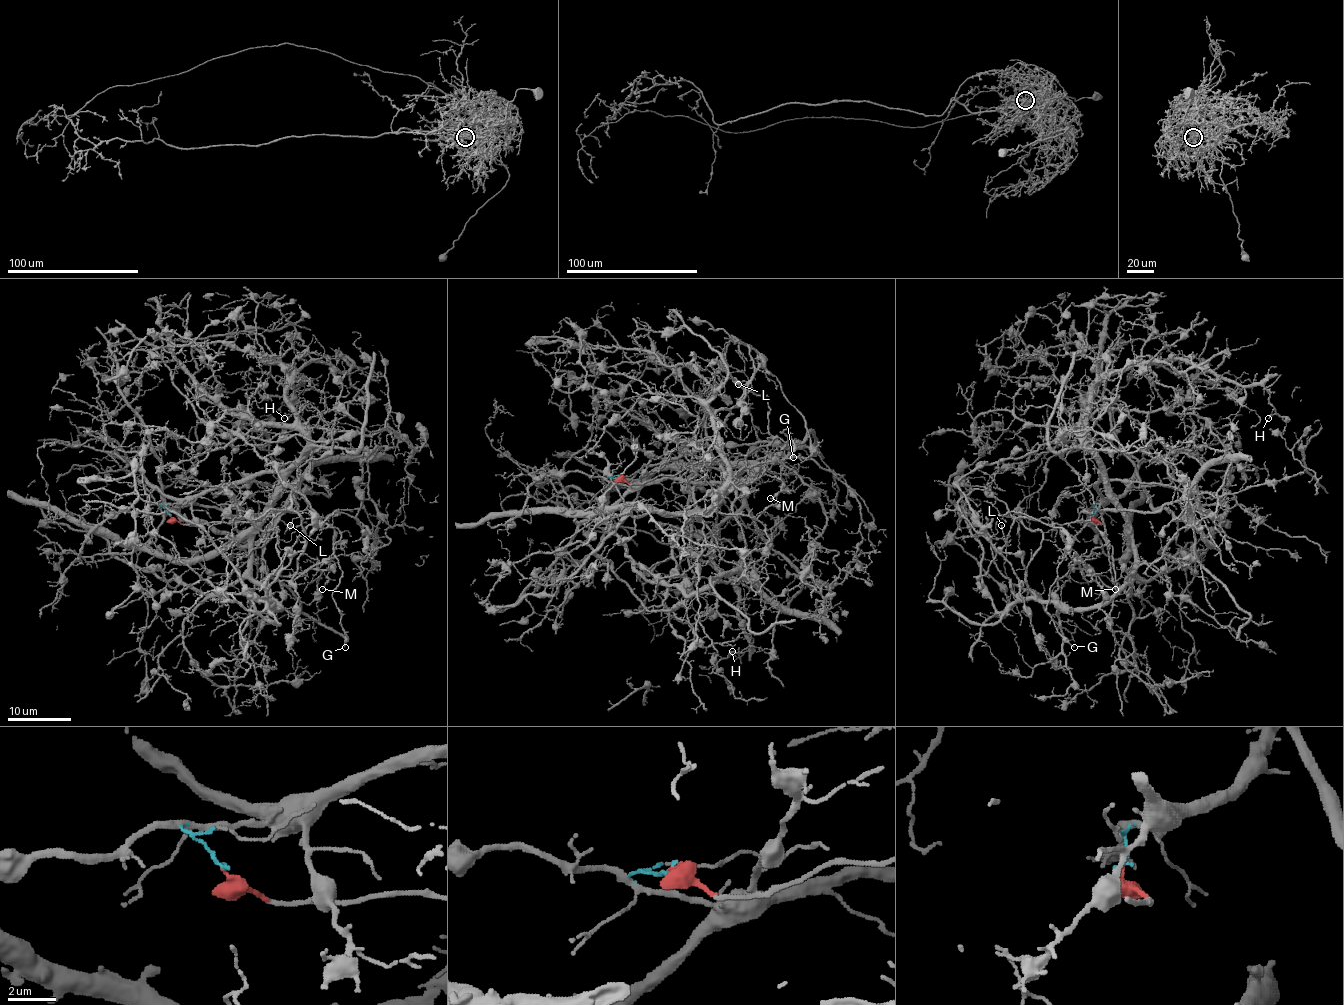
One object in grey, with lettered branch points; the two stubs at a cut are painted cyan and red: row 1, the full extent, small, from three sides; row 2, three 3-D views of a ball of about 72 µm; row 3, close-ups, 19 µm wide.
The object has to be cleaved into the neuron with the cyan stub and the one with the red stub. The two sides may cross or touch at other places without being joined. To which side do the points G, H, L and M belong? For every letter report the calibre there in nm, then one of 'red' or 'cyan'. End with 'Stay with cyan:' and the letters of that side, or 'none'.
G: 100 nm | red
H: 100 nm | cyan
L: 110 nm | red
M: 100 nm | red
Stay with cyan: H

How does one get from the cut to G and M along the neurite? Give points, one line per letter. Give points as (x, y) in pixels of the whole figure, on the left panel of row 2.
G: (170, 515), (196, 525), (307, 510), (335, 526), (341, 579), (331, 595), (344, 646)
M: (170, 515), (183, 525), (196, 525), (261, 520), (271, 512), (307, 510), (333, 529), (328, 581), (322, 589)

